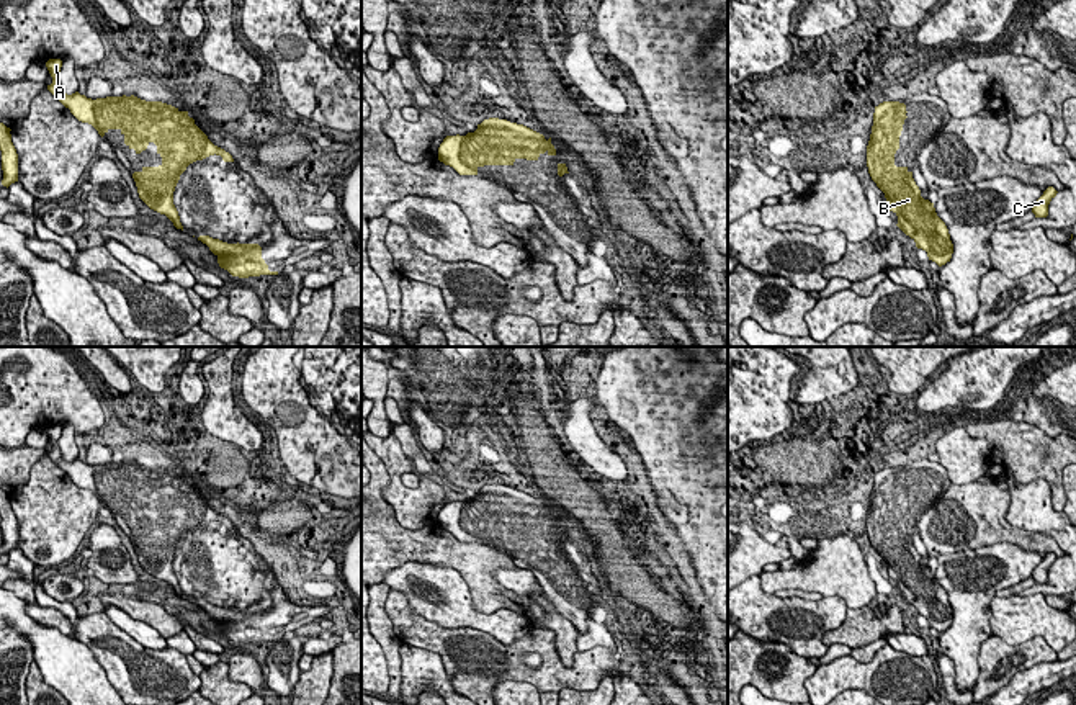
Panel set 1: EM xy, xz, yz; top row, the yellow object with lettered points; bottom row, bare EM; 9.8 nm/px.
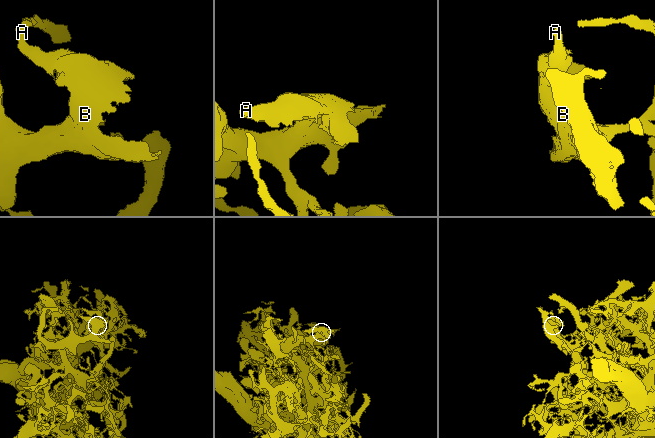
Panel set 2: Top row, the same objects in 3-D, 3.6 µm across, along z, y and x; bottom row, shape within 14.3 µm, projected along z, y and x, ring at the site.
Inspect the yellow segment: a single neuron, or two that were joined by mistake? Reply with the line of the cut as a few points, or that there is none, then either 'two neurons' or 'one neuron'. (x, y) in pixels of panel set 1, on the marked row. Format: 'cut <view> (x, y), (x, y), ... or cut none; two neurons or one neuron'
cut none; one neuron

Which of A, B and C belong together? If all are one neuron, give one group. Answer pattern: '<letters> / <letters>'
A B C

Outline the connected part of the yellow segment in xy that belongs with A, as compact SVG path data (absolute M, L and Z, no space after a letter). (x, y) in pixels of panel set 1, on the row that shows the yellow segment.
M49 59L46 67L52 77L47 90L82 123L92 124L103 137L110 129L119 129L124 144L141 154L150 142L162 157L159 167L142 167L132 178L139 198L154 211L165 214L177 229L183 231L173 204L173 191L180 175L196 160L221 155L234 162L232 155L214 146L188 116L188 111L162 103L131 97L87 98L78 92L67 95L59 82L61 59Z

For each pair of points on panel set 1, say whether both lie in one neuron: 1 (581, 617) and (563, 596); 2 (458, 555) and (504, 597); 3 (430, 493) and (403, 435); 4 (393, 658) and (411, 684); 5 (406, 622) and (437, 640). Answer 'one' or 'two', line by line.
1: one
2: one
3: two
4: two
5: one

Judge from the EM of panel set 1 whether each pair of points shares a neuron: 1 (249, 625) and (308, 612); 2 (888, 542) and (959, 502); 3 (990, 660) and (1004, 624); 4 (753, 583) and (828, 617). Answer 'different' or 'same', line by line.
1: same
2: different
3: different
4: same

